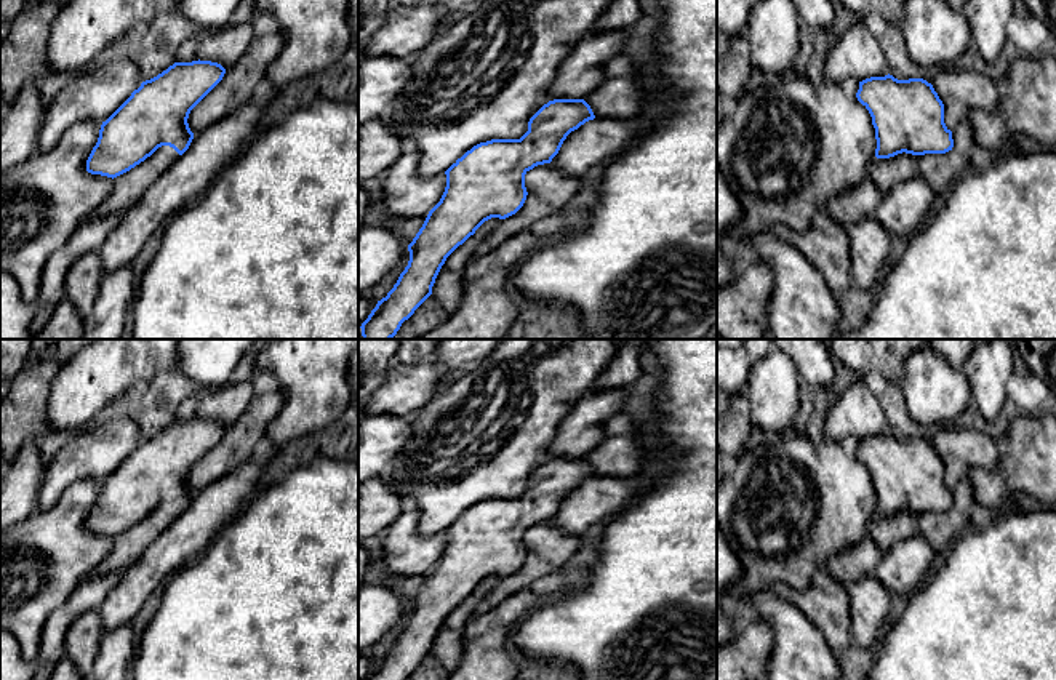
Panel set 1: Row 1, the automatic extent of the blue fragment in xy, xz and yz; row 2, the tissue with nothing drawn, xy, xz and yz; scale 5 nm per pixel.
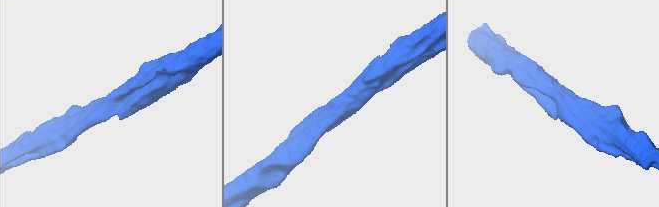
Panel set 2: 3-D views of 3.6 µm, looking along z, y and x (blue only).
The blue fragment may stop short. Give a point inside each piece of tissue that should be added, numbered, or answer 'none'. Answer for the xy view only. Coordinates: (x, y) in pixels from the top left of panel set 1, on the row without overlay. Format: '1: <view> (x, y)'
1: xy (130, 544)

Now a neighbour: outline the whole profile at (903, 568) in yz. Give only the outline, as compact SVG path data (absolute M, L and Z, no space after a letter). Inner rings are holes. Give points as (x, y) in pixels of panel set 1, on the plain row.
M915 534L883 552L874 574L890 594L909 597L931 571L933 558L928 541Z

